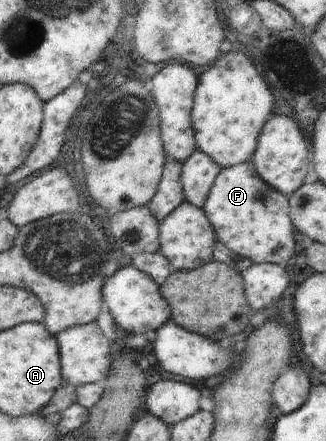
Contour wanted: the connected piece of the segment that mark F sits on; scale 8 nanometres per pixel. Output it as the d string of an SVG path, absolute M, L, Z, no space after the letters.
M251 160L222 168L202 208L217 239L241 258L251 259L254 264L264 262L285 268L290 257L295 255L296 229L289 216L289 196L269 186Z

